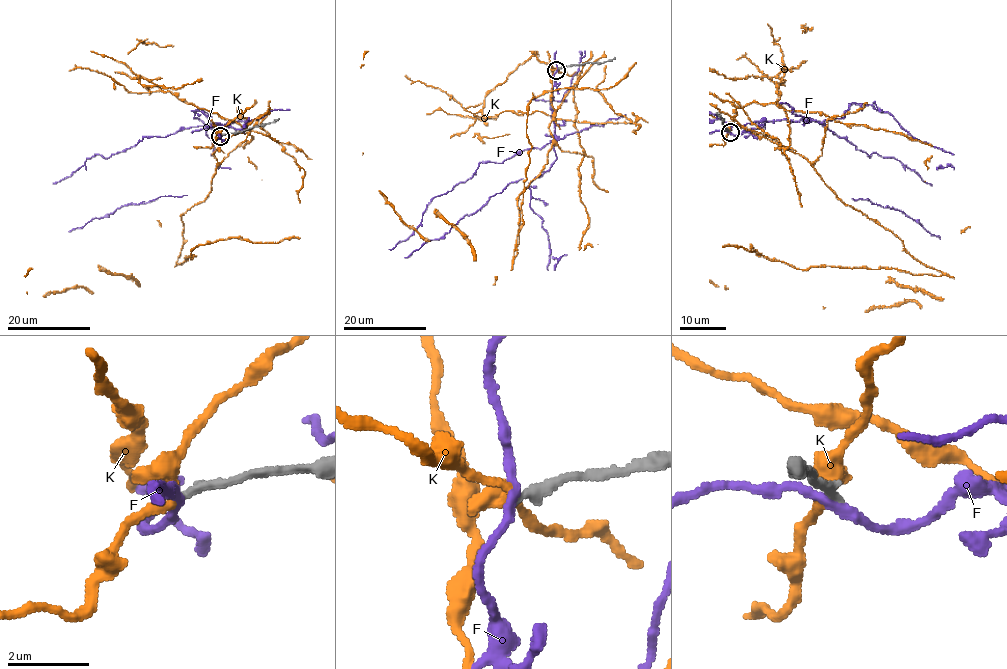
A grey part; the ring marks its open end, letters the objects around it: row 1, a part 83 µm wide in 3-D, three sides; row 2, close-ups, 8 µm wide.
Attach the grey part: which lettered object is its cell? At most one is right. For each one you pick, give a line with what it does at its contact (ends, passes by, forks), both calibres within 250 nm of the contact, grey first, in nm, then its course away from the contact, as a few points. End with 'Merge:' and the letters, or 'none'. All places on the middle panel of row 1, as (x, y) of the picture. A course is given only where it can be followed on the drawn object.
Merge: none

